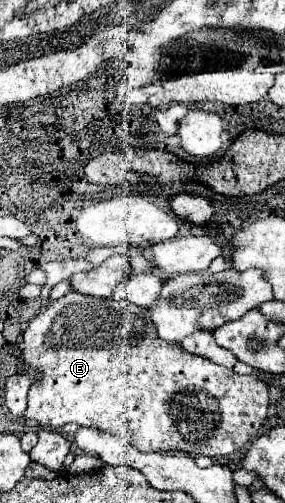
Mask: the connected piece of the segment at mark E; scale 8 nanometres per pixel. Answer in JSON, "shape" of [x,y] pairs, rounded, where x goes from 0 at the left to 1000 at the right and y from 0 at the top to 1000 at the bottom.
{"shape":[[[235,583],[228,590],[214,590],[207,598],[186,598],[179,610],[116,630],[109,642],[95,646],[95,654],[81,658],[74,670],[74,690],[81,690],[81,710],[88,722],[102,722],[102,730],[116,730],[123,738],[144,742],[144,761],[137,769],[109,769],[102,773],[102,805],[95,805],[95,829],[109,837],[130,837],[137,845],[165,849],[214,849],[228,841],[270,841],[270,845],[298,845],[298,849],[340,849],[354,857],[382,857],[425,869],[446,869],[488,897],[509,901],[537,901],[537,897],[649,897],[670,905],[726,905],[740,913],[775,913],[796,905],[832,901],[839,893],[853,893],[916,853],[916,845],[937,833],[937,813],[944,813],[944,765],[902,750],[881,746],[832,746],[825,738],[754,726],[747,718],[684,706],[684,702],[656,702],[635,698],[635,690],[621,682],[593,682],[572,678],[537,642],[530,642],[530,626],[502,614],[481,610],[467,602],[446,598],[404,598],[404,594],[340,594],[340,590],[312,590],[312,586],[277,586],[277,583]]]}

